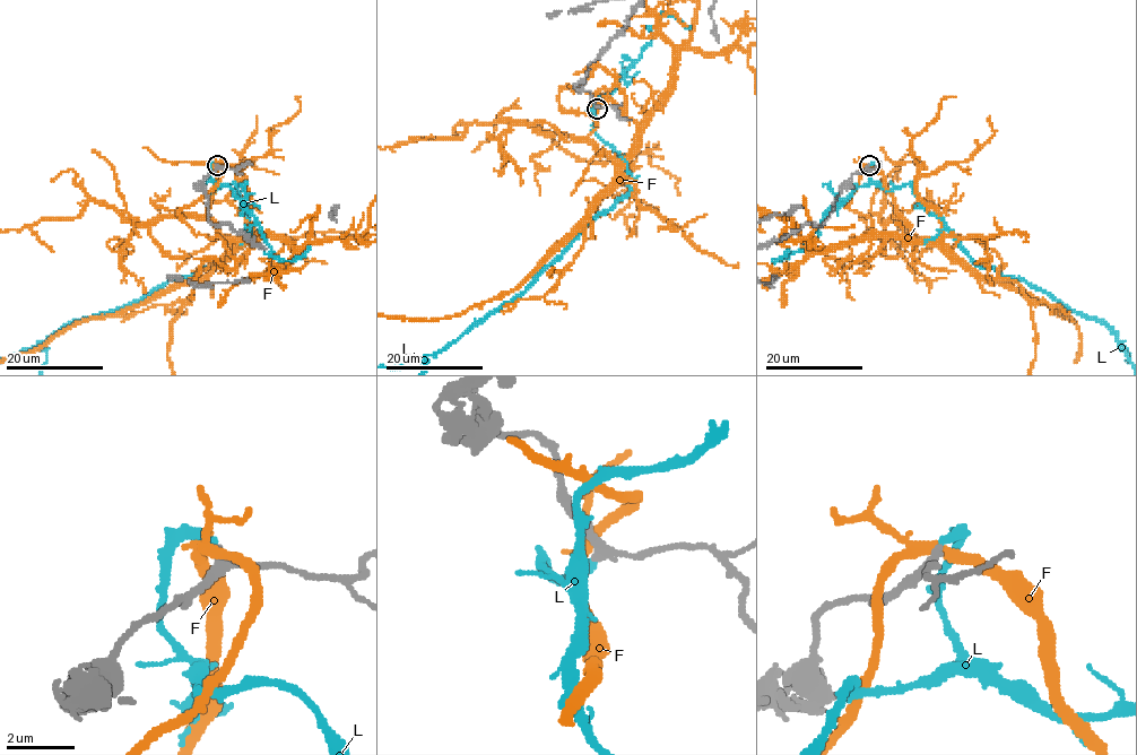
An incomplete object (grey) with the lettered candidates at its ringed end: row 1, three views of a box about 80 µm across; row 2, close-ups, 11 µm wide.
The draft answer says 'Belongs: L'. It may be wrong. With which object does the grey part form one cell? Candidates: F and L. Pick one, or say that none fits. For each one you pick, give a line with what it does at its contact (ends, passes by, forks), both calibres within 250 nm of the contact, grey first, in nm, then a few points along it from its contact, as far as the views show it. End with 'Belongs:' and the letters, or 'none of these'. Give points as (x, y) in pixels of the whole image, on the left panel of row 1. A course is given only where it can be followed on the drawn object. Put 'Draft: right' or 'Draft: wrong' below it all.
L: it ends | 240/300 nm | via (217, 165), (214, 189), (237, 189), (251, 235), (42, 344)
Belongs: L
Draft: right

